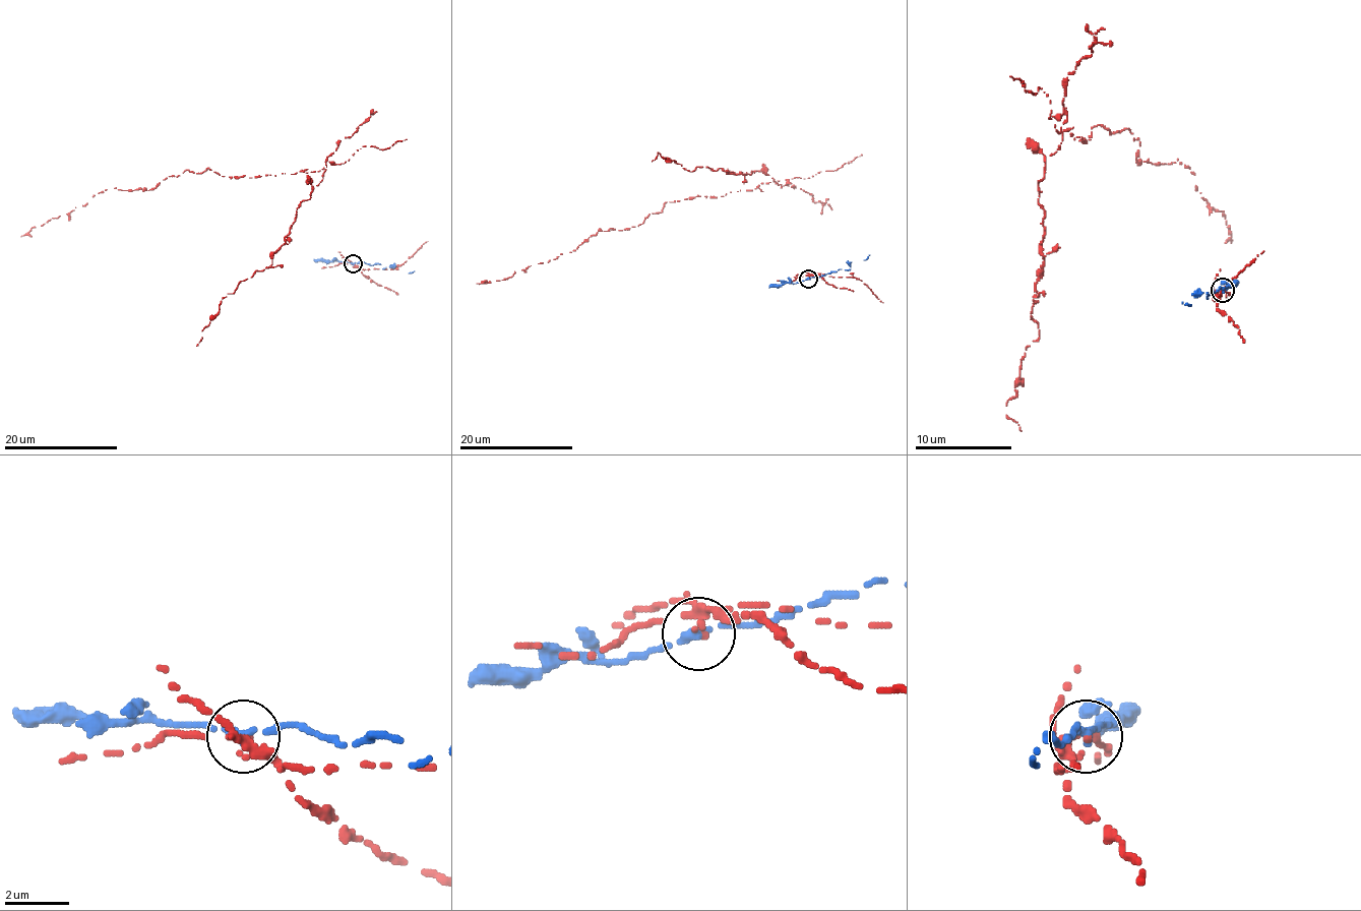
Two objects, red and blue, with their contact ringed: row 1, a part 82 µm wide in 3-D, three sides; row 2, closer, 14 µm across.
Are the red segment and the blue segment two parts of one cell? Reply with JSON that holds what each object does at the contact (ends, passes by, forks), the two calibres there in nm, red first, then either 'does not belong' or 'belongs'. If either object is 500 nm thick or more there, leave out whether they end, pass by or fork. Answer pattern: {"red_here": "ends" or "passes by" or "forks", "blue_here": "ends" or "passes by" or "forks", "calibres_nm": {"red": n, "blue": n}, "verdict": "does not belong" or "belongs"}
{"red_here": "ends", "blue_here": "passes by", "calibres_nm": {"red": 180, "blue": 240}, "verdict": "does not belong"}

